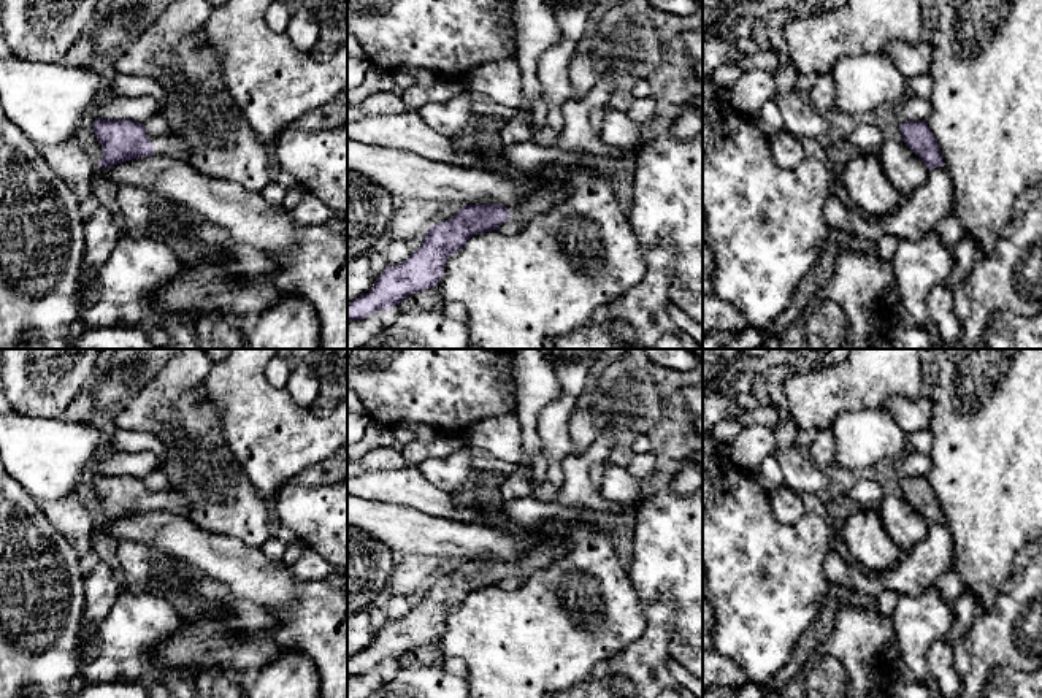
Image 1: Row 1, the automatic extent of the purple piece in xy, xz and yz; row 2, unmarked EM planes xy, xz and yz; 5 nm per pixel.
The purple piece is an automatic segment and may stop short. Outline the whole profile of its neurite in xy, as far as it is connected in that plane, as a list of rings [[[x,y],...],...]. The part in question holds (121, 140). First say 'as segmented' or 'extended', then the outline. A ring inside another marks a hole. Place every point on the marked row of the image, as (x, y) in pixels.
extended | [[[95,119],[94,133],[103,149],[98,162],[103,168],[149,155],[184,159],[187,154],[184,130],[179,128],[171,128],[162,135],[149,135],[144,124],[135,121]]]

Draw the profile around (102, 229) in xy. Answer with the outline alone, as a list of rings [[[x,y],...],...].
[[[98,206],[95,213],[86,219],[86,251],[81,263],[84,276],[95,276],[97,270],[109,257],[111,251],[121,240],[121,222],[109,209]]]

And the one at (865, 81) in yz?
[[[888,54],[842,56],[831,73],[836,82],[834,109],[847,114],[871,114],[906,98],[906,76]]]

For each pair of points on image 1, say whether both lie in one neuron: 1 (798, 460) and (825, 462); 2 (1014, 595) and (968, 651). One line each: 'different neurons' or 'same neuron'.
1: different neurons
2: same neuron

